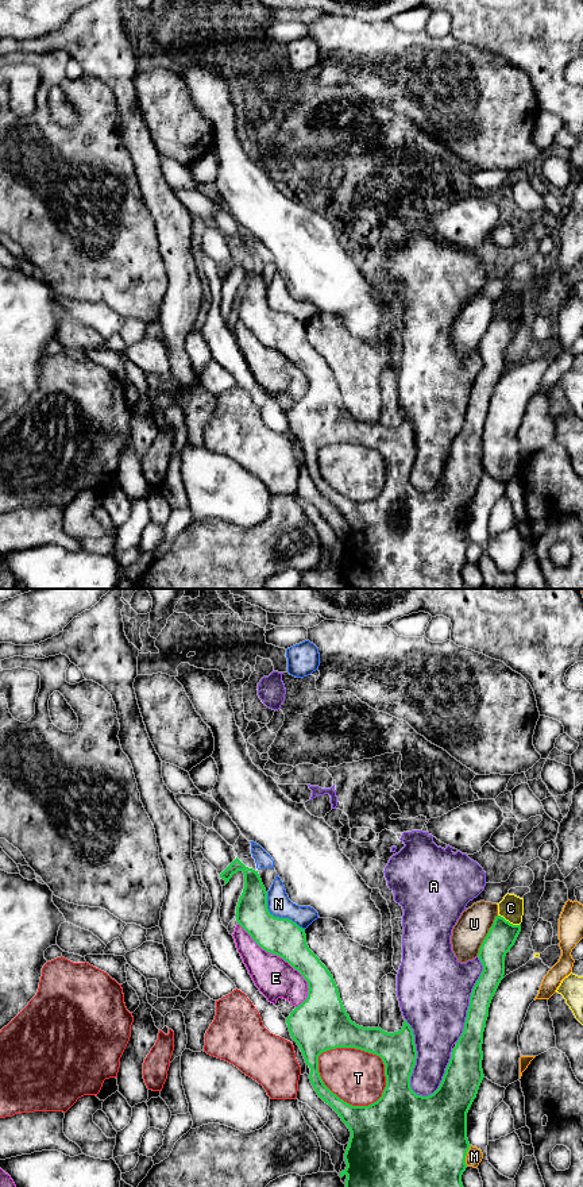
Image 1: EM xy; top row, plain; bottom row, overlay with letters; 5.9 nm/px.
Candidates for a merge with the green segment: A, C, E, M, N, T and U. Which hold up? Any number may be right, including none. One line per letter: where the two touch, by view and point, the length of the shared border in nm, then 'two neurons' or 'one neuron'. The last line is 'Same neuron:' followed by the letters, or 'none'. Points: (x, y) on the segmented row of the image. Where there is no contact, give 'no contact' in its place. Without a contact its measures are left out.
A: contact xy (414, 1062); length 480 nm; two neurons
C: contact xy (508, 921); length 150 nm; two neurons
E: contact xy (284, 959); length 600 nm; two neurons
M: contact xy (466, 1155); length 130 nm; two neurons
N: contact xy (278, 917); length 320 nm; two neurons
T: contact xy (339, 1098); length 460 nm; two neurons
U: contact xy (487, 935); length 280 nm; two neurons
Same neuron: none

